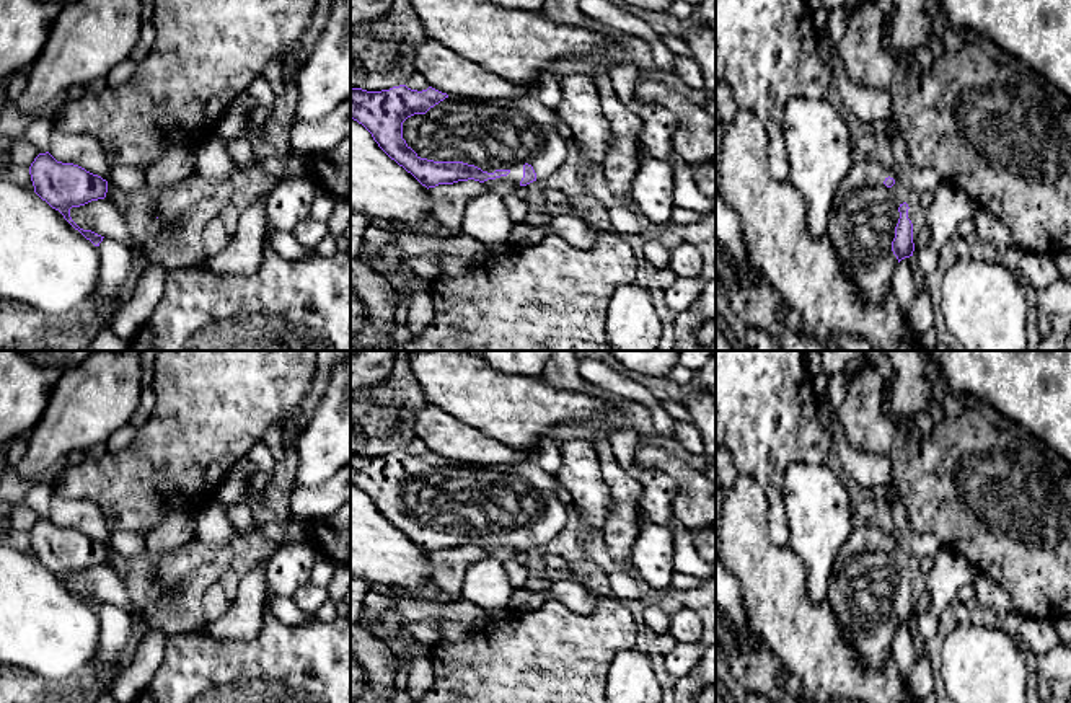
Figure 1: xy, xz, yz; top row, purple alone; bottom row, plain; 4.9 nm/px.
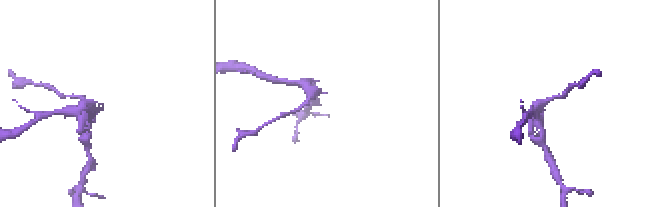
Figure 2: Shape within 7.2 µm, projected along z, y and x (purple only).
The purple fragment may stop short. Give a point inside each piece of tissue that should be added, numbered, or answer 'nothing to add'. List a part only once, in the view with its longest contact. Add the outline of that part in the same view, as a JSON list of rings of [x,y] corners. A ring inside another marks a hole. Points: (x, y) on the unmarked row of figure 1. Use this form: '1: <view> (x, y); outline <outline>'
1: xz (493, 499); outline [[[448,460],[443,466],[430,473],[425,480],[414,480],[403,488],[403,504],[417,522],[434,527],[463,527],[483,537],[509,535],[507,542],[487,545],[483,550],[510,548],[520,551],[523,530],[528,528],[536,538],[536,546],[551,542],[567,522],[567,504],[556,494],[554,478],[536,462],[523,460],[515,465],[471,465]]]

